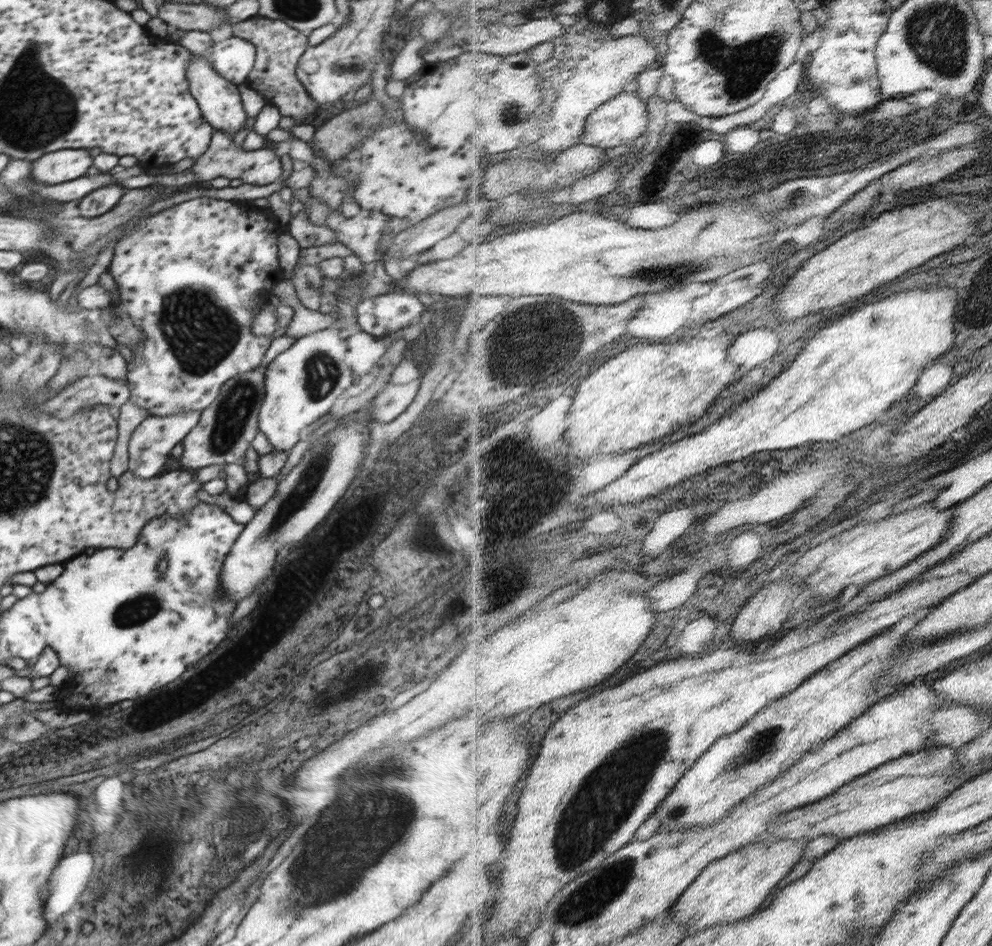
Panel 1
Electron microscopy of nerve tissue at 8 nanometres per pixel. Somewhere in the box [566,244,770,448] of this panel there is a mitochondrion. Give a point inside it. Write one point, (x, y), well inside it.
(663, 273)

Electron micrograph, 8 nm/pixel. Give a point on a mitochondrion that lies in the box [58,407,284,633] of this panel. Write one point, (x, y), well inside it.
(134, 611)

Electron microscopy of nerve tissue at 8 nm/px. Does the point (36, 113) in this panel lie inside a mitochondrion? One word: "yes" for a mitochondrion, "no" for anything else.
yes

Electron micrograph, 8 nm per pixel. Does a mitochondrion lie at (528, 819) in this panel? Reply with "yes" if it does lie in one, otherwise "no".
no

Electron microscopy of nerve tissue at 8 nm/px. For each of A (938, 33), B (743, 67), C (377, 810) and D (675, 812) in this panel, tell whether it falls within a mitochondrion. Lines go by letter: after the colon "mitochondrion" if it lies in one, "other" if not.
A: mitochondrion
B: mitochondrion
C: mitochondrion
D: mitochondrion

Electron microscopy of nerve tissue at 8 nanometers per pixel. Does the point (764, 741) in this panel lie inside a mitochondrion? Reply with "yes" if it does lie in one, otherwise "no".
yes

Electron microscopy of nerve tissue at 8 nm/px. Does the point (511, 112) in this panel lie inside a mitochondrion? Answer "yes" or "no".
yes

